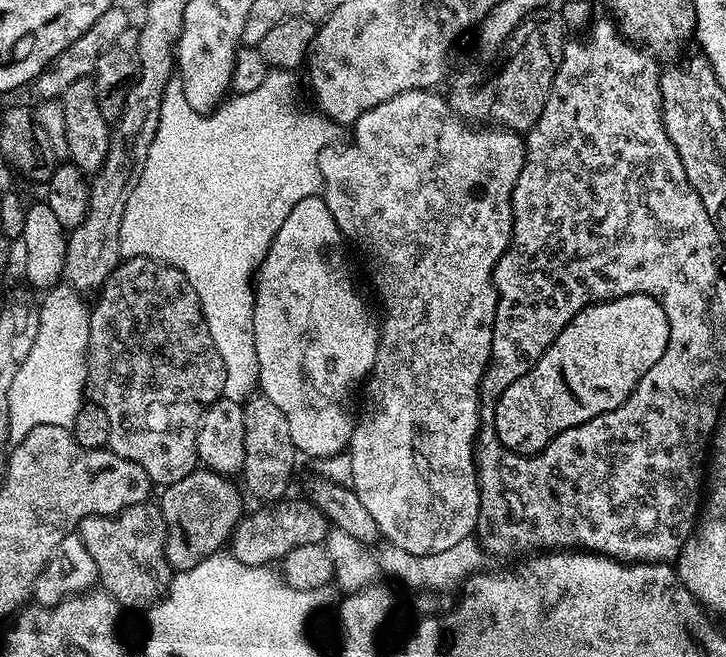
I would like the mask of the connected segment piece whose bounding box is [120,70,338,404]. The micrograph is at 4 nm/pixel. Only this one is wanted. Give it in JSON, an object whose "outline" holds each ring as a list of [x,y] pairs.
{"outline":[[[288,70],[269,71],[258,90],[233,95],[231,98],[225,99],[219,108],[207,114],[194,110],[194,106],[186,98],[183,83],[179,79],[173,78],[164,91],[162,110],[158,118],[158,132],[154,134],[154,142],[150,142],[150,154],[146,154],[146,166],[142,166],[142,178],[138,178],[138,186],[134,186],[134,194],[130,194],[130,202],[126,202],[126,214],[122,214],[121,257],[129,260],[145,256],[151,260],[168,264],[171,268],[176,268],[182,274],[186,274],[190,286],[194,286],[200,299],[204,321],[210,330],[210,338],[214,342],[214,346],[222,358],[222,366],[226,370],[223,399],[233,400],[239,404],[250,399],[260,383],[258,354],[254,346],[254,298],[256,297],[254,277],[256,269],[259,268],[261,260],[267,254],[274,234],[278,234],[282,222],[286,222],[290,210],[294,210],[294,206],[298,206],[298,202],[302,202],[302,198],[317,195],[321,191],[320,167],[318,166],[320,151],[333,143],[332,135],[338,132],[337,125],[333,124],[331,120],[319,114],[311,116],[308,112],[299,112],[296,109],[296,104],[292,101],[292,76],[293,73]]]}

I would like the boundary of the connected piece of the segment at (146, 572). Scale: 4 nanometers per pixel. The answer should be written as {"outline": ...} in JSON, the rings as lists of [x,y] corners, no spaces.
{"outline":[[[159,503],[135,504],[117,516],[87,516],[81,520],[78,534],[94,558],[99,587],[115,598],[121,609],[147,610],[167,592],[174,572],[164,557],[166,529]]]}

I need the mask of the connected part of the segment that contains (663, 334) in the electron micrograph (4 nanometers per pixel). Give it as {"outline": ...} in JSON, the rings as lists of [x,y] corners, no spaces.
{"outline":[[[630,294],[629,296],[618,298],[617,300],[604,300],[601,304],[592,304],[589,308],[582,309],[581,312],[565,326],[562,330],[562,334],[558,334],[558,338],[554,338],[552,345],[542,354],[542,358],[538,358],[538,362],[535,366],[526,374],[522,374],[522,378],[518,378],[510,386],[506,386],[506,390],[498,398],[496,413],[491,423],[496,428],[497,440],[499,440],[505,448],[509,448],[511,452],[519,452],[521,456],[535,456],[536,453],[542,451],[542,449],[558,434],[562,434],[571,428],[582,426],[591,420],[596,420],[602,414],[606,414],[618,406],[622,406],[622,402],[626,402],[626,398],[636,389],[638,382],[646,374],[646,370],[650,370],[650,366],[654,366],[654,362],[658,362],[658,358],[662,358],[669,338],[670,326],[666,322],[666,310],[662,310],[662,306],[653,296],[647,296],[646,294]]]}

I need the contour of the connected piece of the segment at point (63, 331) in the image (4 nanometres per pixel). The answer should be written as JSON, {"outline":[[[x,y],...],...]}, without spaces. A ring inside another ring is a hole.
{"outline":[[[57,286],[39,301],[40,317],[38,318],[38,334],[34,338],[34,346],[30,346],[30,354],[26,354],[26,362],[18,366],[18,374],[14,378],[14,386],[10,386],[10,430],[9,441],[19,442],[34,430],[34,426],[62,426],[68,428],[78,414],[81,404],[86,400],[88,383],[88,317],[89,305],[83,304],[81,293],[68,286]]]}

